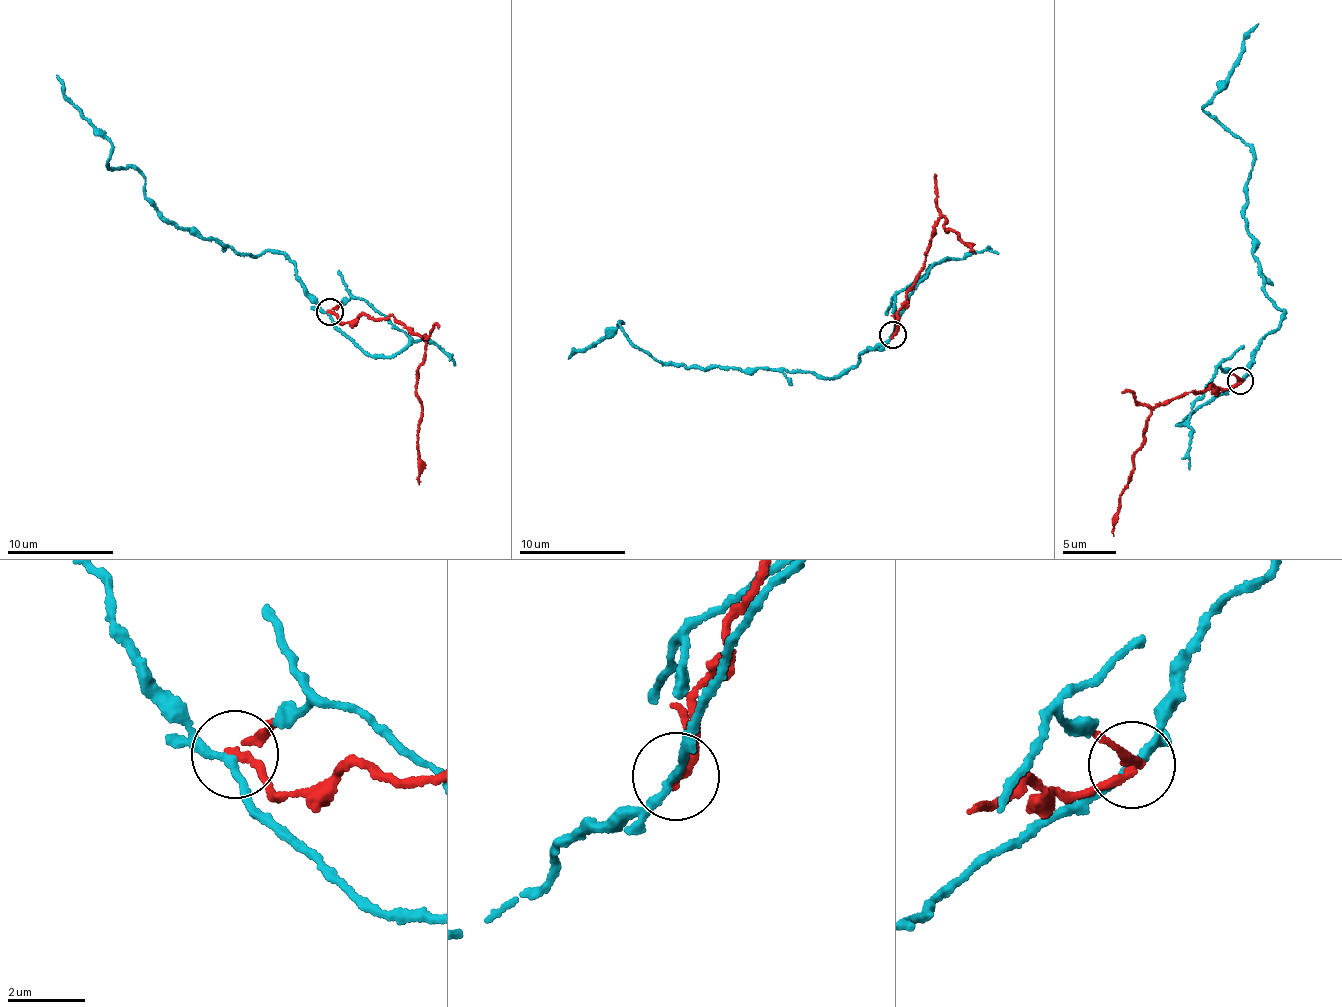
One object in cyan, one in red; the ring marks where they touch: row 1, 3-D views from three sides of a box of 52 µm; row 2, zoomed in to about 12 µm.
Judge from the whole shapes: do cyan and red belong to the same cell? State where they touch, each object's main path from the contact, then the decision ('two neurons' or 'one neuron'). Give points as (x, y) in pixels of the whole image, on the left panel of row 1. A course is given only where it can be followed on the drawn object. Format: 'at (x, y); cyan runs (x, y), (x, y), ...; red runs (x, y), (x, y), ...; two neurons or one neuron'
at (330, 312); cyan runs (329, 312), (283, 253), (240, 256), (179, 230), (145, 196), (145, 177), (109, 166), (105, 134), (56, 76); red runs (329, 312), (342, 324), (392, 316), (423, 339), (415, 392), (422, 415), (418, 485); two neurons

